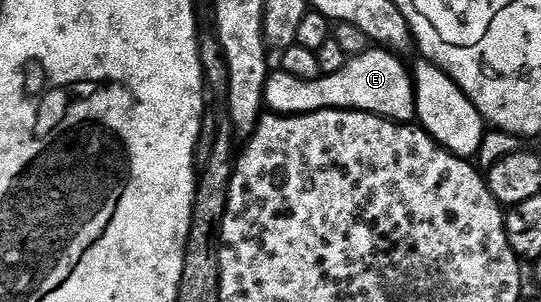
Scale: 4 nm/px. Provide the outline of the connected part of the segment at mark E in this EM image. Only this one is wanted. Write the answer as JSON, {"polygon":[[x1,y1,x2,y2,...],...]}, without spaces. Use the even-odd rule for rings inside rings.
{"polygon":[[372,47,360,56,350,57,337,74,321,75,315,80,302,80,282,70,272,71,267,78,263,103,268,113,276,116,308,116,321,110,368,112,384,120,411,122,415,115,415,81,410,67,385,48]]}

